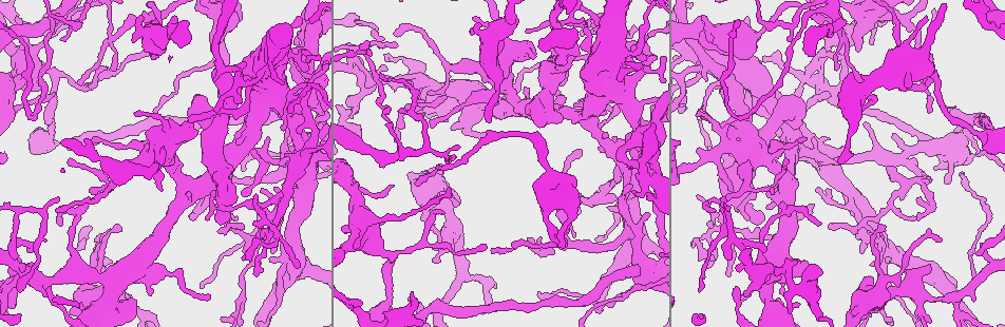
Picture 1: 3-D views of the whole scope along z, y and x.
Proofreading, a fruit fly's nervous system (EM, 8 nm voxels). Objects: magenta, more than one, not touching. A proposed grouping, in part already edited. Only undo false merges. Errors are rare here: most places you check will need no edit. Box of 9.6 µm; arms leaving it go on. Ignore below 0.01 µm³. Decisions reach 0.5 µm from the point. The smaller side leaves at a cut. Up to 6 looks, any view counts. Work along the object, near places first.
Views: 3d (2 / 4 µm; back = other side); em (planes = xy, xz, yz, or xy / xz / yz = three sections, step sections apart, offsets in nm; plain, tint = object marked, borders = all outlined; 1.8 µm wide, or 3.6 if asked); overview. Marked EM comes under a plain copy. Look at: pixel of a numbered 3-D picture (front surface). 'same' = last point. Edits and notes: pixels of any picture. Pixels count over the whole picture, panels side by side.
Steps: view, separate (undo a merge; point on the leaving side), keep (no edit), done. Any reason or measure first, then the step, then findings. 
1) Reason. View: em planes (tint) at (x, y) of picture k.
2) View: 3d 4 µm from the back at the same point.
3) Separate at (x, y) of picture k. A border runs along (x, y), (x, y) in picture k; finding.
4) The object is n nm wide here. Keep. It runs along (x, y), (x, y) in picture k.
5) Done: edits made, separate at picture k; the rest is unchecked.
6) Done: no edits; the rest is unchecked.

Calibre changes. View: em 3.6 µm planes (tint) at (550, 70) of picture 1.

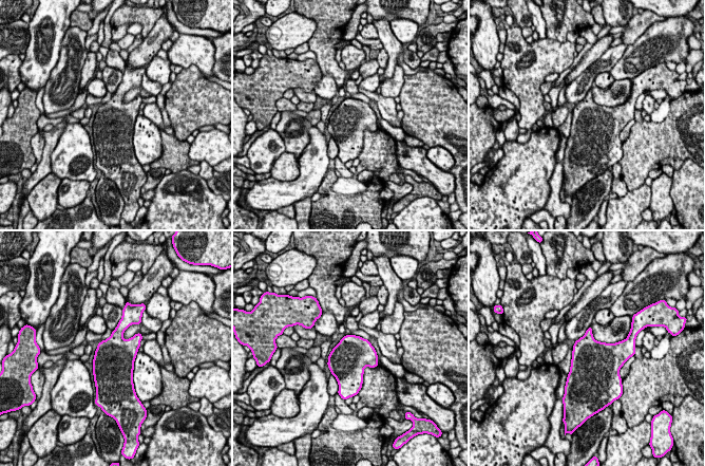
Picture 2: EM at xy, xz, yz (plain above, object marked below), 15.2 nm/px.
Keep. All the same neuron.

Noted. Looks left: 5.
Four or more arms meet. View: 3d 2 µm at (305, 101) of picture 1.

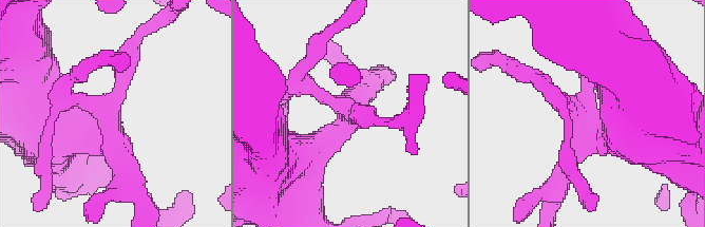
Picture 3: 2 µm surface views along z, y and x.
View: em planes (tint) at (108, 121) of picture 3.

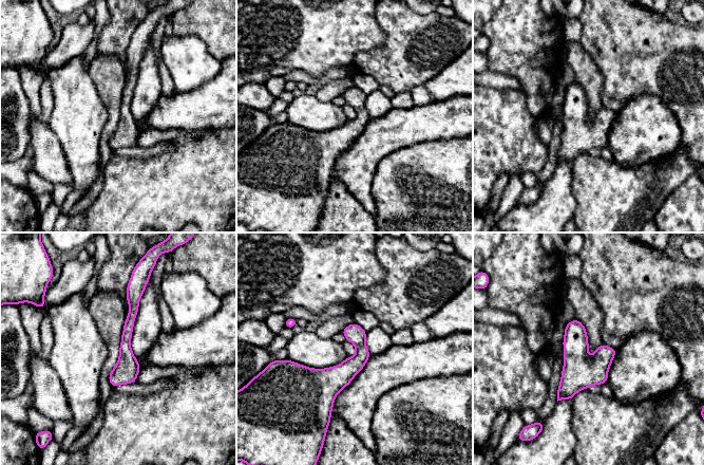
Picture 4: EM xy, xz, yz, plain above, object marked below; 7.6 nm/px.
Keep. All the same neuron.

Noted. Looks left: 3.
Touches itself. View: em planes (tint) at (614, 143) of picture 1.

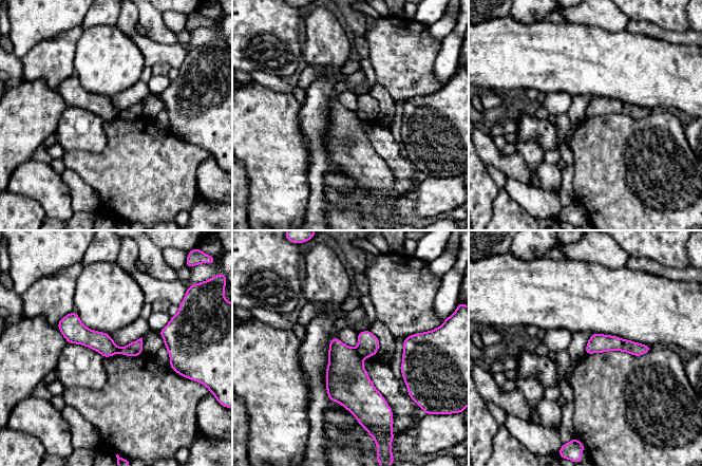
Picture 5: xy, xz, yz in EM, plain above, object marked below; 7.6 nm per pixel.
Keep. It runs along (60, 324), (108, 348), (139, 351) in picture 5; continuous, no second neuron.

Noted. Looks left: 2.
Done: no edits; the rest is unchecked.

